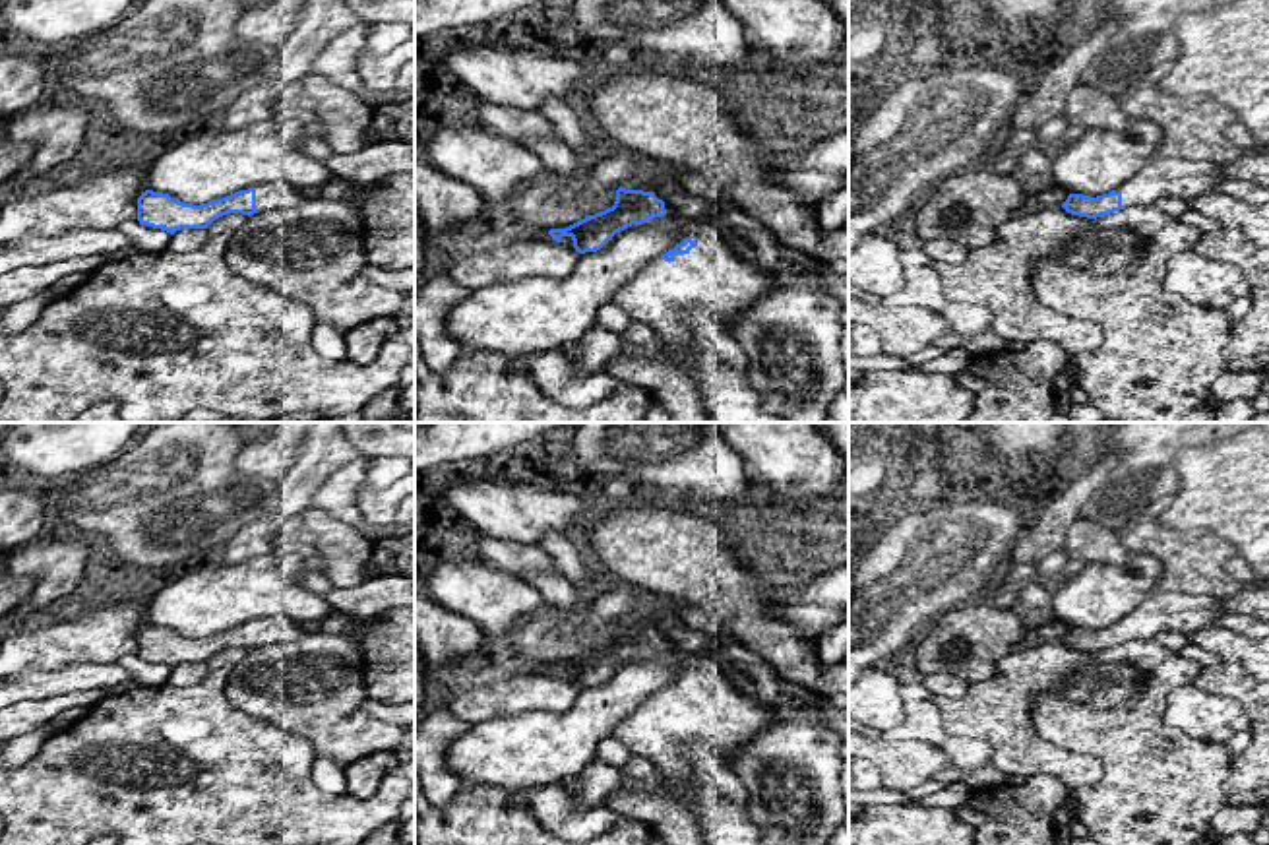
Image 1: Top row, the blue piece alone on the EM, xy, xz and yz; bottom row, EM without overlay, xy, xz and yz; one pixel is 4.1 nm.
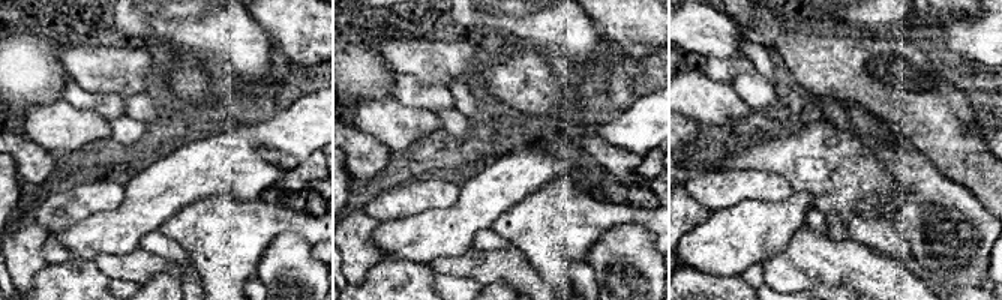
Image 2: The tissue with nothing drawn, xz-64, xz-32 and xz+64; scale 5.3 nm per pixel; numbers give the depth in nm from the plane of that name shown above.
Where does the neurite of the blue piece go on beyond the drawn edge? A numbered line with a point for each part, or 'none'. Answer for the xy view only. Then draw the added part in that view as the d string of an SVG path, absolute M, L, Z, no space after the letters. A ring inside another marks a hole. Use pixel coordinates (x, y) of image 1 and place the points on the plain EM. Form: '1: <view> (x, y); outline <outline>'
1: xy (278, 628); outline M273 614L267 618L254 620L256 624L256 643L291 643L296 642L310 626L298 624L285 614Z

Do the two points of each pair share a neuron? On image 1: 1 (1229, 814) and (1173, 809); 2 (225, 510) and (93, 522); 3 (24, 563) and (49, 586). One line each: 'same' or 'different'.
1: different
2: same
3: same

